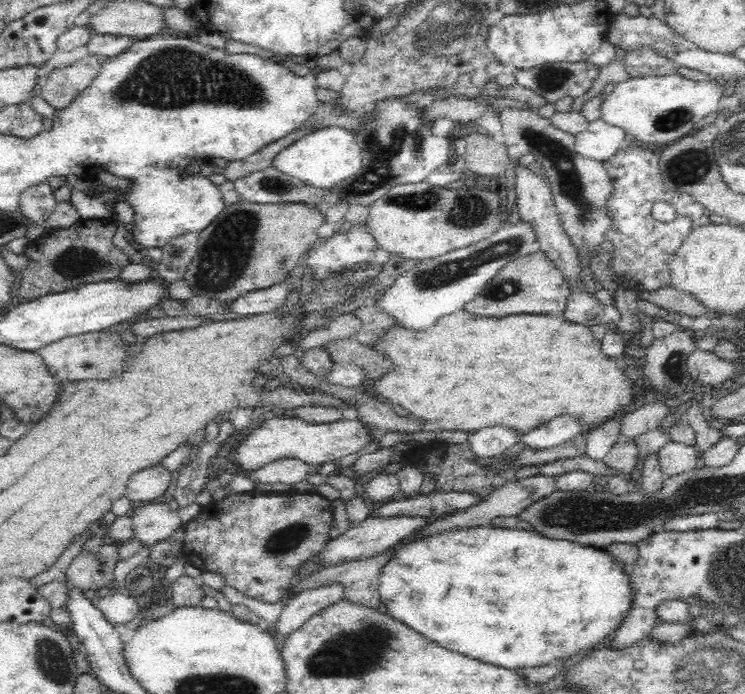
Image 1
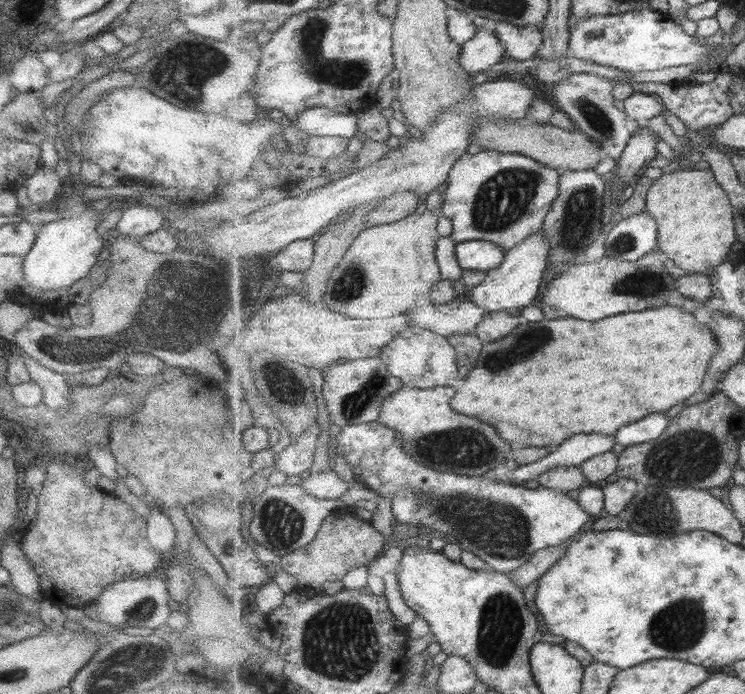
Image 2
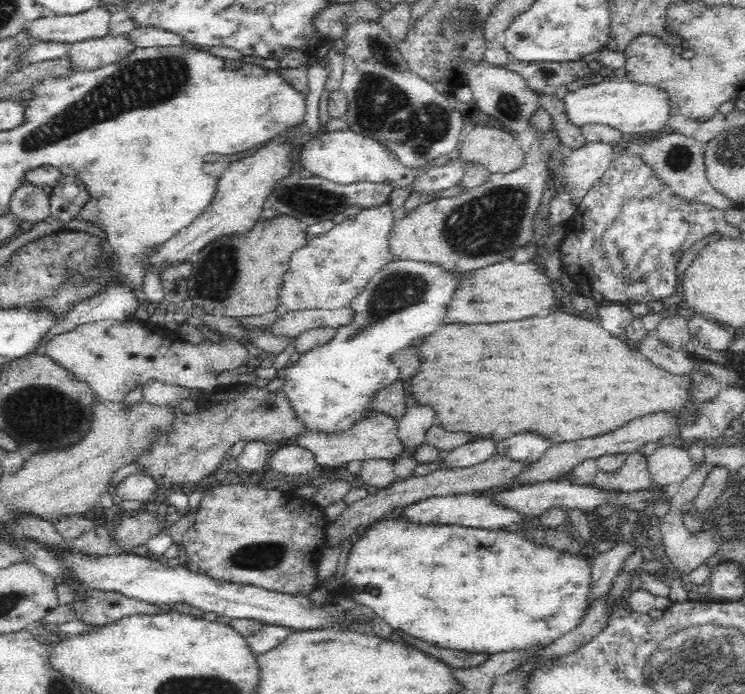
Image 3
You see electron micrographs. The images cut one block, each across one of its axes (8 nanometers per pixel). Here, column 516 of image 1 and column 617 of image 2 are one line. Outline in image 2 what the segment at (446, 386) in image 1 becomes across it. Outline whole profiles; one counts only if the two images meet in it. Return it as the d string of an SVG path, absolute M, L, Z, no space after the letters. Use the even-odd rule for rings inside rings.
M676 306L647 309L639 314L618 314L599 322L577 318L542 319L538 322L523 320L505 338L484 345L477 366L458 385L451 406L471 417L475 412L475 418L483 418L483 422L495 426L501 438L511 444L523 442L525 446L554 449L549 446L559 446L575 434L599 432L615 437L624 426L639 422L657 411L666 412L693 396L702 388L710 360L719 352L719 347L710 323L699 323L692 312L683 312Z

